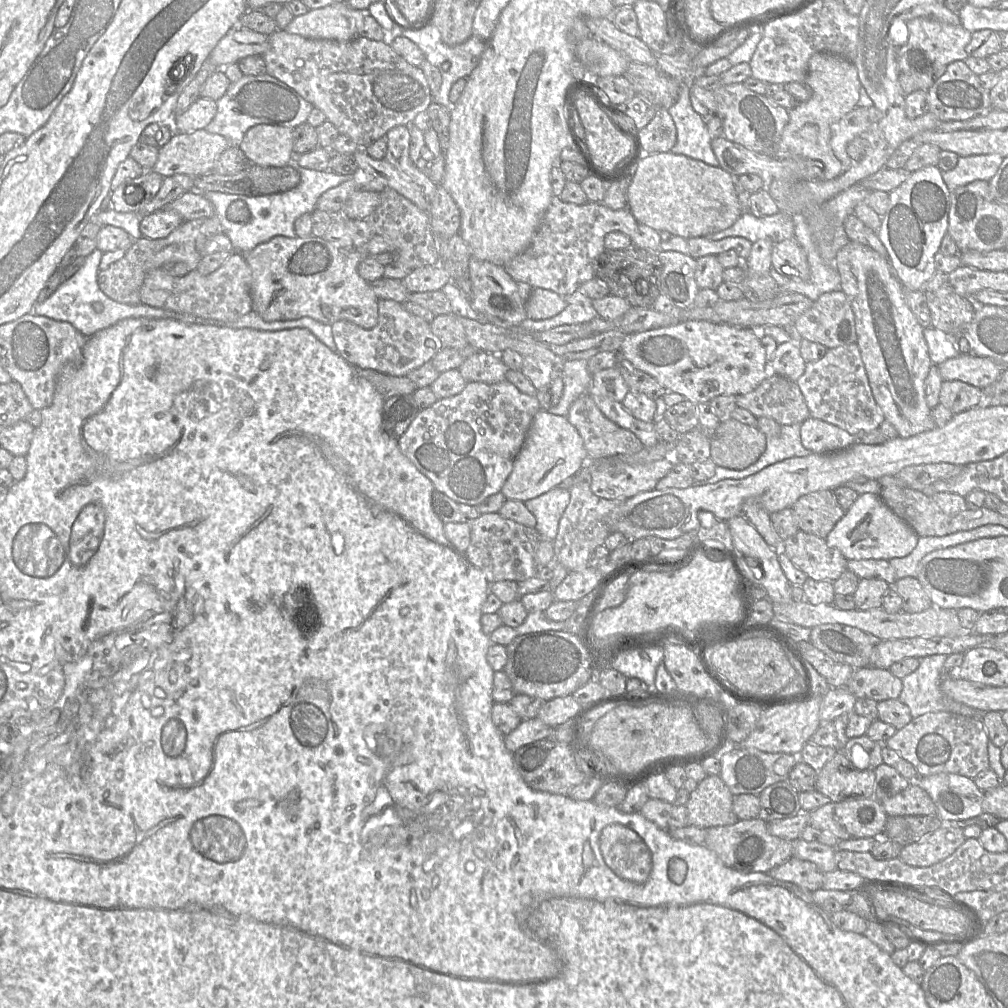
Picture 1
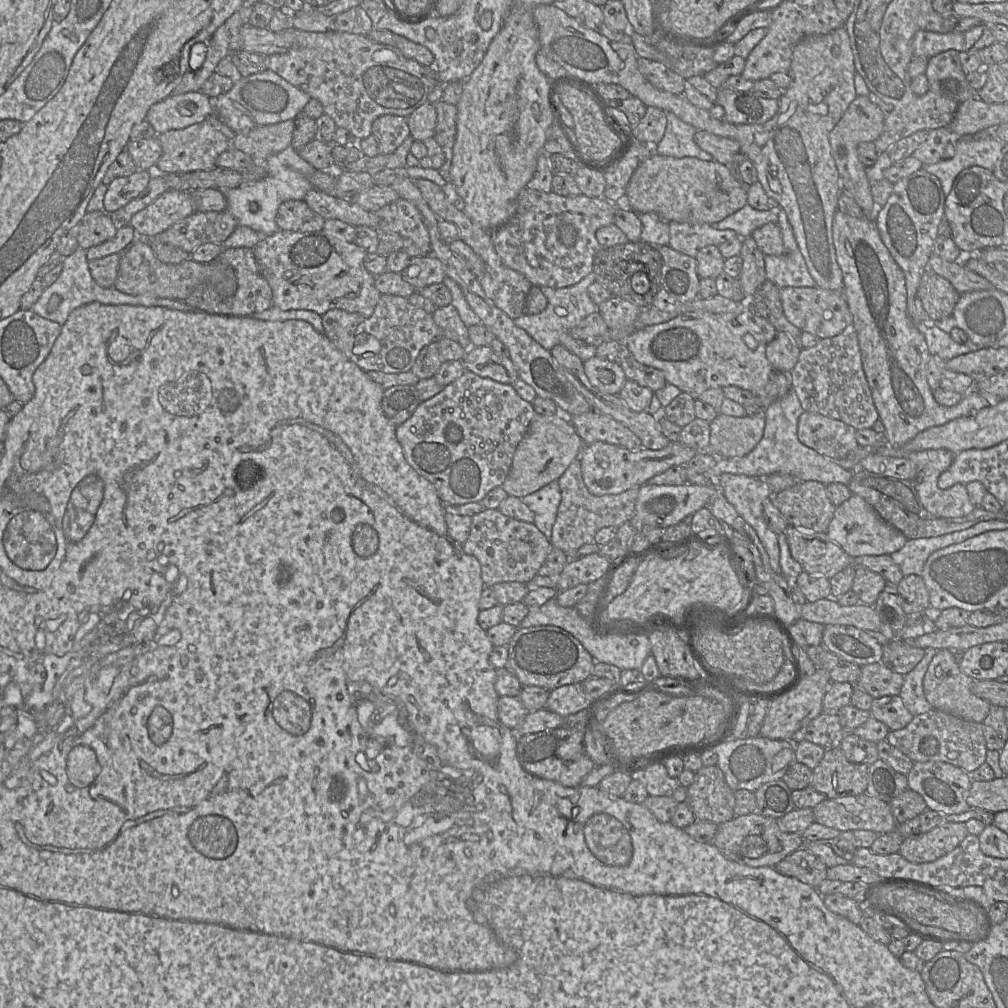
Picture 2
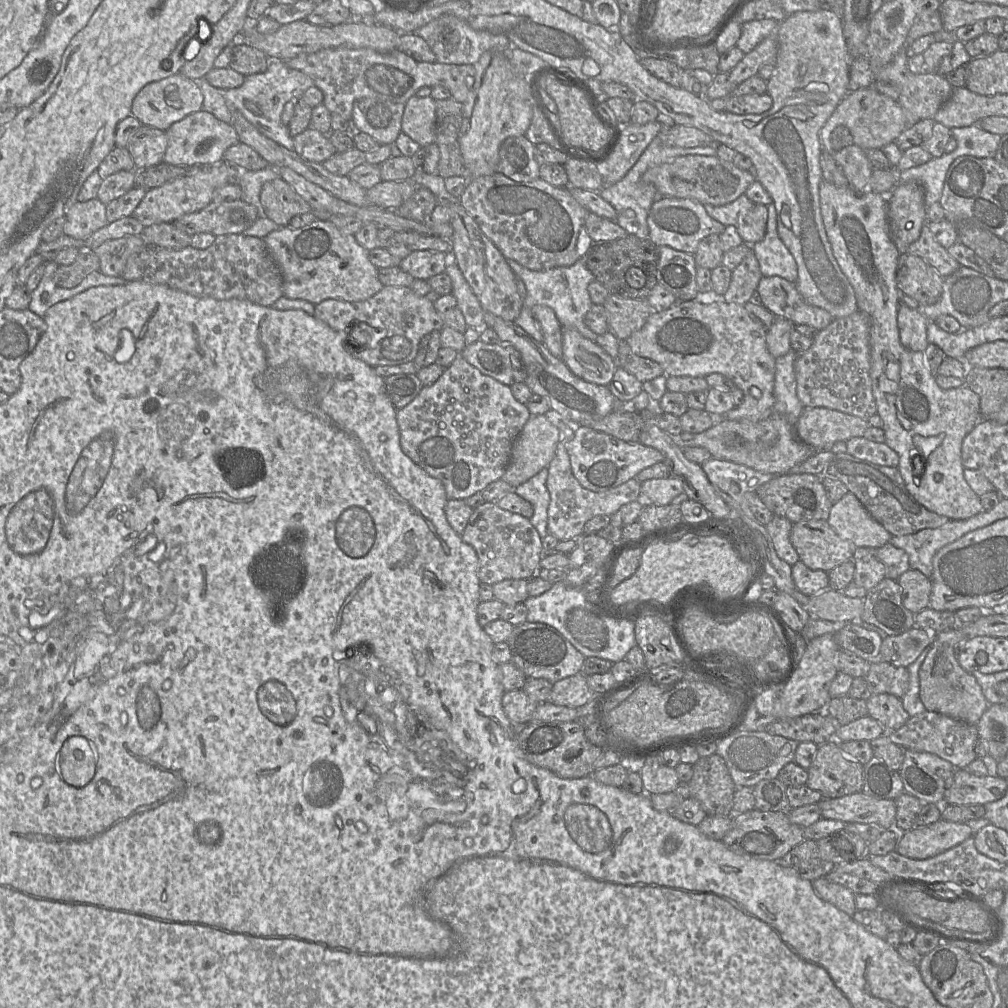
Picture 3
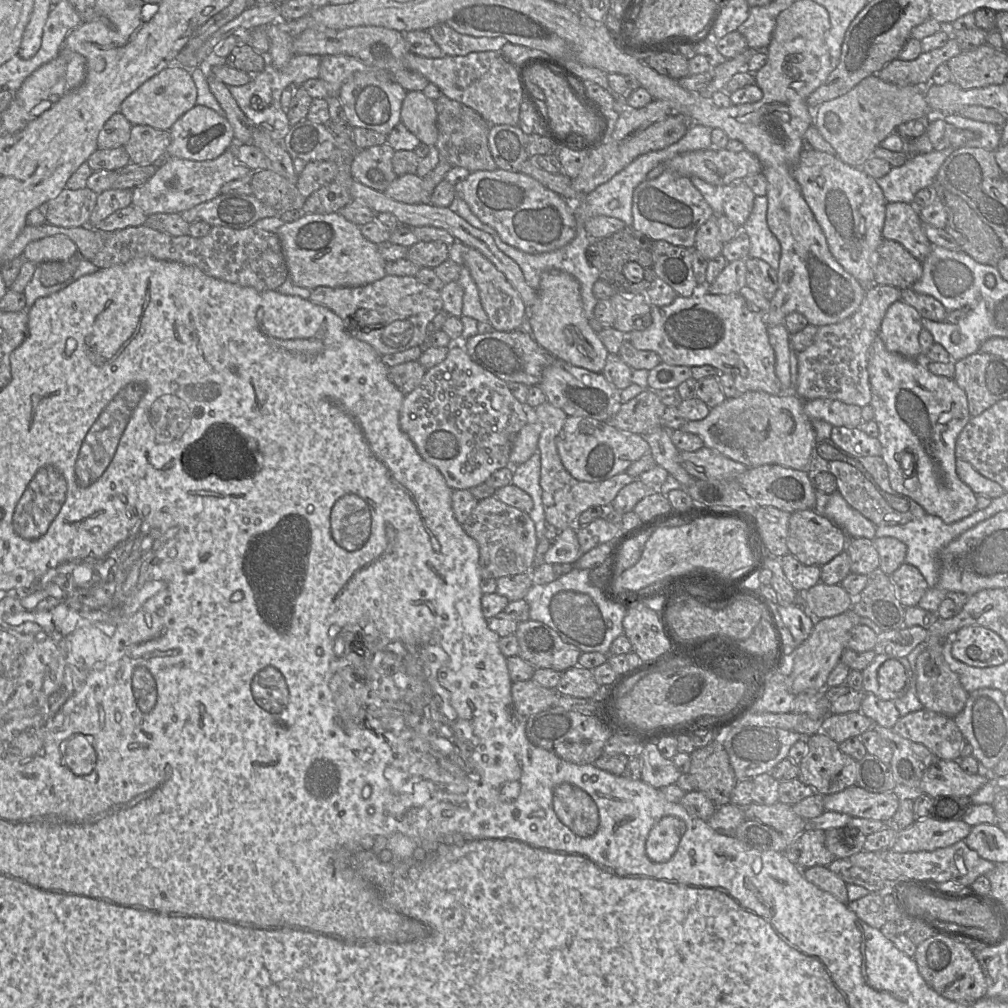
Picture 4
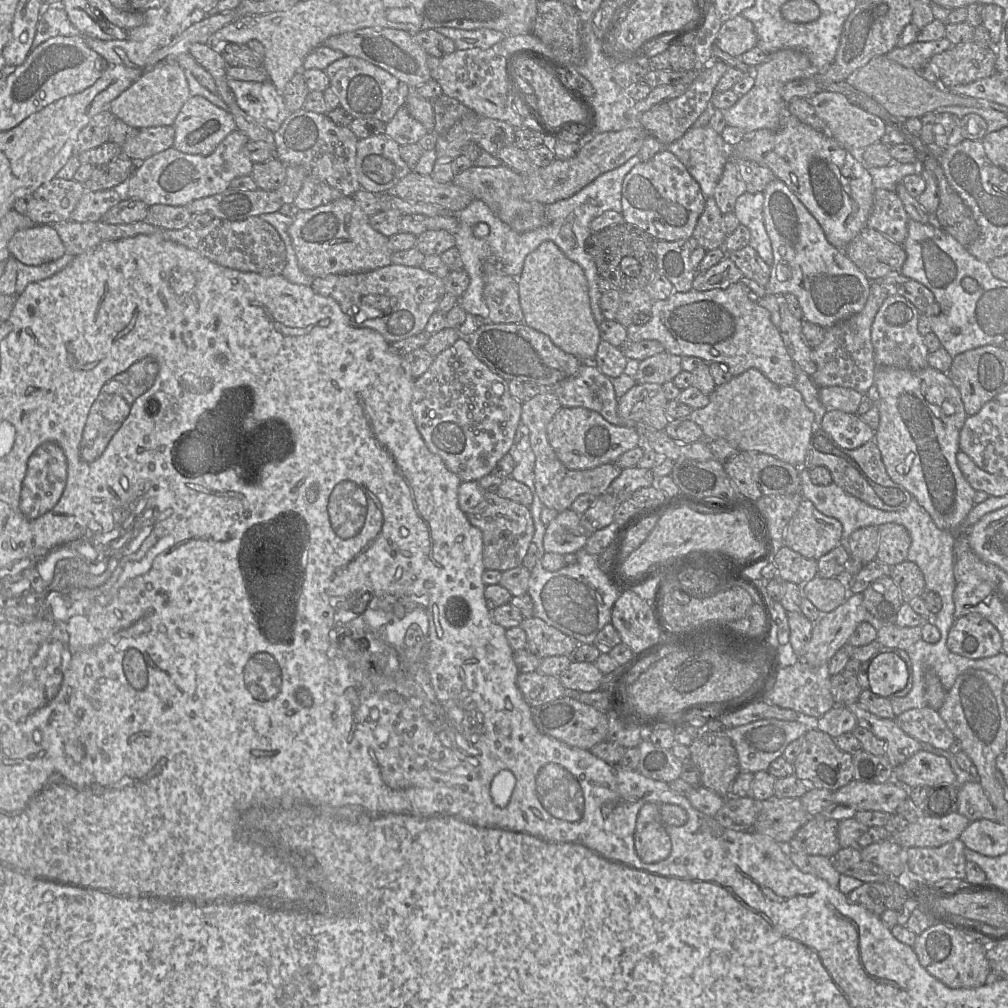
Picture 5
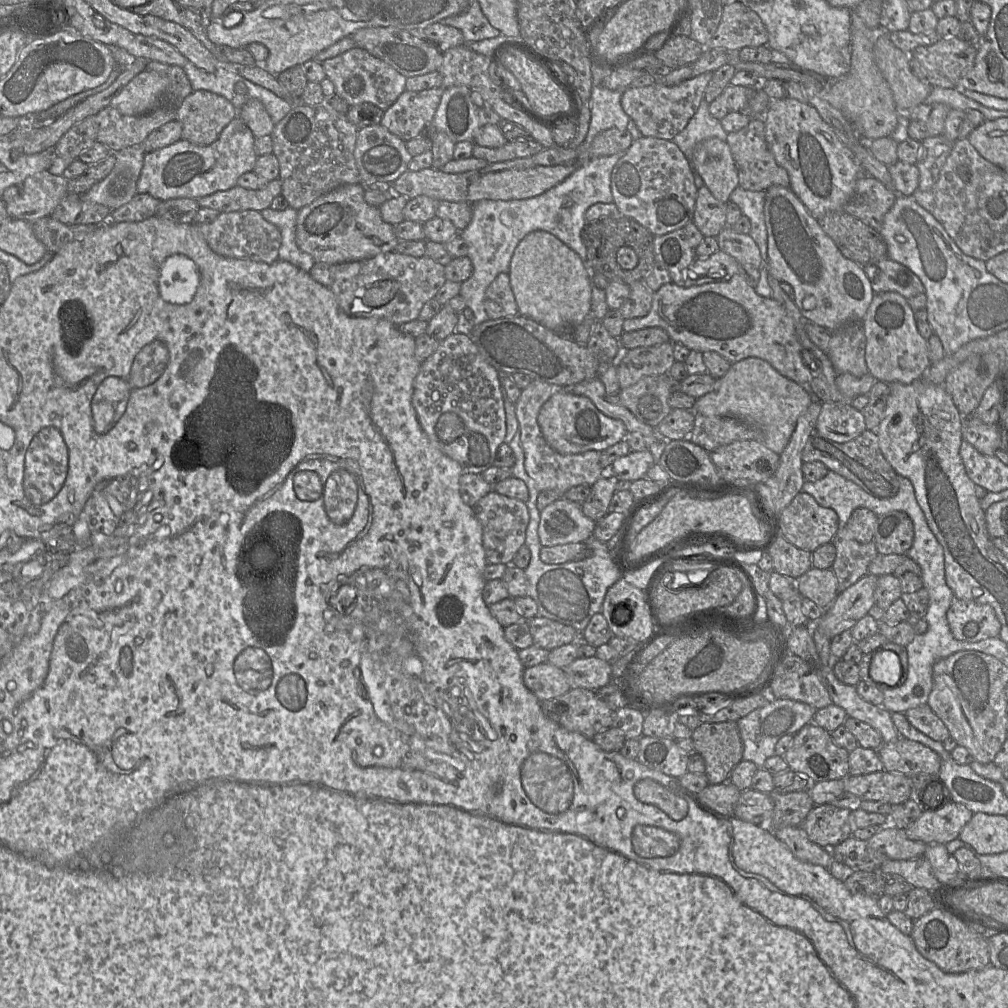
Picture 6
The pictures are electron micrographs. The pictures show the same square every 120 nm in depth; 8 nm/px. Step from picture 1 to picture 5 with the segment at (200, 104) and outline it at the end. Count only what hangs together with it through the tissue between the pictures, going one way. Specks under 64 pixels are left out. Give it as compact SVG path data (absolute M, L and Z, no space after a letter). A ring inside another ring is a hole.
M169 63L144 72L110 103L109 110L133 128L170 126L174 124L179 111L190 97L184 70L177 63Z

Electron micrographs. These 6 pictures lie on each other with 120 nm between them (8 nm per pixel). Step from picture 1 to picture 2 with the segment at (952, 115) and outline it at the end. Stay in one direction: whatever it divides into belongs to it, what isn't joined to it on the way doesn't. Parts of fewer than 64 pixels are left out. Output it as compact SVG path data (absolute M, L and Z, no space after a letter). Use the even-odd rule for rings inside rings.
M947 50L928 59L925 75L929 90L958 104L977 97L977 90L966 80L959 52Z

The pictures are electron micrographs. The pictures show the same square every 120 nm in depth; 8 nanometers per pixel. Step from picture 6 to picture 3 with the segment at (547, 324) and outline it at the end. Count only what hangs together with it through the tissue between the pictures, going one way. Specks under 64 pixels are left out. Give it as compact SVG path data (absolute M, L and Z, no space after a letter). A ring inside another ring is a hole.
M562 328L562 361L579 378L598 385L608 386L618 366L616 360L595 341L585 338L575 329Z

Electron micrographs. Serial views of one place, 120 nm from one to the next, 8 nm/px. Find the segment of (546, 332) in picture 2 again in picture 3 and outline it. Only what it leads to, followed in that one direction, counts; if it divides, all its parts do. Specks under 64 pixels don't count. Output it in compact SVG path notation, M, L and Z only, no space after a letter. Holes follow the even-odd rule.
M586 254L570 266L556 267L543 271L530 270L515 260L506 259L509 266L520 278L526 287L526 295L522 301L520 314L514 323L524 329L531 337L539 342L543 342L543 335L539 323L532 315L532 307L541 304L550 307L562 328L575 329L585 338L595 341L598 337L585 325L585 315L593 306L588 292L588 285L595 280L594 275L586 267Z

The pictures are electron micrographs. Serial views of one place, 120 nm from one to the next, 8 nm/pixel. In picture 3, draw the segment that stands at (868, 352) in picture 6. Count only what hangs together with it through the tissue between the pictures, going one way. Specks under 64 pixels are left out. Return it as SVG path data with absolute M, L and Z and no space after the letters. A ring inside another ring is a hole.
M900 303L897 313L897 326L901 344L912 351L924 352L927 341L928 320L918 310Z

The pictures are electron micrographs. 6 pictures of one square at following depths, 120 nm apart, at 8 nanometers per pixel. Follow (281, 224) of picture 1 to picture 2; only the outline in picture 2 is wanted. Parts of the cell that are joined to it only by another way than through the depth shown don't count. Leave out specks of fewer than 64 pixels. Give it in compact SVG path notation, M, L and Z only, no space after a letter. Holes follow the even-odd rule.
M292 145L270 156L264 161L264 165L267 169L265 178L247 182L237 188L221 190L227 199L225 210L236 219L238 226L250 227L267 237L280 230L276 222L279 206L287 200L304 200L306 194L314 188L309 178L316 169L305 161ZM253 202L259 205L256 212L252 212L250 208Z

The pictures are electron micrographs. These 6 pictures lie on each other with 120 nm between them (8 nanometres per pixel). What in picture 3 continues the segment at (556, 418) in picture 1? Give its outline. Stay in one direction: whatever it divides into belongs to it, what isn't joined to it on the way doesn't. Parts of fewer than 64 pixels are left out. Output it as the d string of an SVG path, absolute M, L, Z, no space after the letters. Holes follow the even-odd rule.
M545 414L532 415L514 441L501 479L514 489L547 468L555 455L559 438L559 429Z

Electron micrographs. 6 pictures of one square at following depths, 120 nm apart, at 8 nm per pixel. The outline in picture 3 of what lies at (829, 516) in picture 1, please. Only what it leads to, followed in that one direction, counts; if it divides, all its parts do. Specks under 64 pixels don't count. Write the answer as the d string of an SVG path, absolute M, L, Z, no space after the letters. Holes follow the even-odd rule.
M788 473L779 475L761 485L756 494L766 507L791 523L803 520L828 520L832 503L827 497L821 477L814 474Z

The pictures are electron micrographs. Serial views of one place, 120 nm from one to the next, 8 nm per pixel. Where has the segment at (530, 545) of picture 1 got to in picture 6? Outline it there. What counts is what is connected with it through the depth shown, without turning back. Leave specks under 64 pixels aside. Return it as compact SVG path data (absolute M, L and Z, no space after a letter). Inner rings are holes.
M492 490L475 504L473 510L481 527L487 564L511 565L517 551L525 544L526 530L530 520L526 502Z

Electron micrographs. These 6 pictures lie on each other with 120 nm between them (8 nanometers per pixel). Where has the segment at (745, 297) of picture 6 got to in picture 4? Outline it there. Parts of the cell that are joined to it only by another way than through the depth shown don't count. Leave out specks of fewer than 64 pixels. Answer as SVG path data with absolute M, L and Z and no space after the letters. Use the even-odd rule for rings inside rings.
M699 289L689 297L677 295L669 305L651 306L650 314L652 323L646 329L625 334L636 349L654 351L669 365L713 366L733 377L739 394L764 391L783 395L775 373L776 359L769 343L765 313L747 303L740 293L710 294Z

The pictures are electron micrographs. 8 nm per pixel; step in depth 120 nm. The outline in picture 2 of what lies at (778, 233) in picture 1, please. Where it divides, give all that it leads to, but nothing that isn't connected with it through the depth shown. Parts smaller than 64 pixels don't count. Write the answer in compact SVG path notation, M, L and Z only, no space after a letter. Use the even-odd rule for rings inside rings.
M746 204L735 213L711 225L719 230L733 230L741 239L744 239L751 237L754 230L767 223L777 224L778 211L780 211L780 206L771 210L760 211Z

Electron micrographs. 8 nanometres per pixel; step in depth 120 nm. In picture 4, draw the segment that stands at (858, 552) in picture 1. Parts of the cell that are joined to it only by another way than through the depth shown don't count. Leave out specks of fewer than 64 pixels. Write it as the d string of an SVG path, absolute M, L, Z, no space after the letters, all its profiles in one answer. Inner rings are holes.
M839 491L830 494L825 516L840 527L850 538L876 538L876 525L852 508Z

